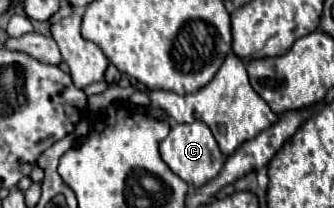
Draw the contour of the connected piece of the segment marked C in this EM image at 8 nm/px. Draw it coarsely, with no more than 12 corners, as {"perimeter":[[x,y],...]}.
{"perimeter":[[202,121],[172,125],[162,161],[188,185],[216,179],[224,157]]}

